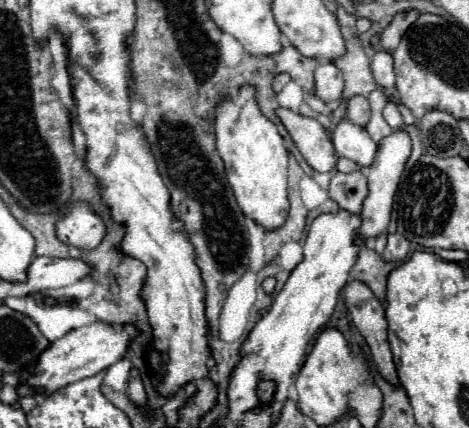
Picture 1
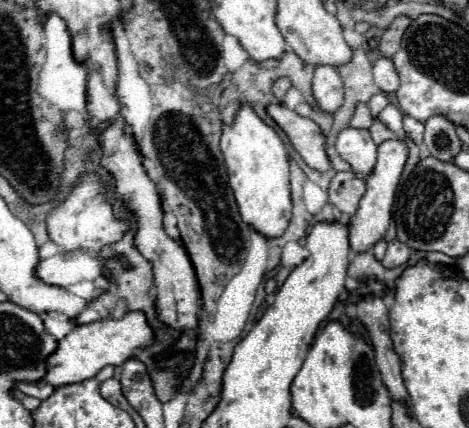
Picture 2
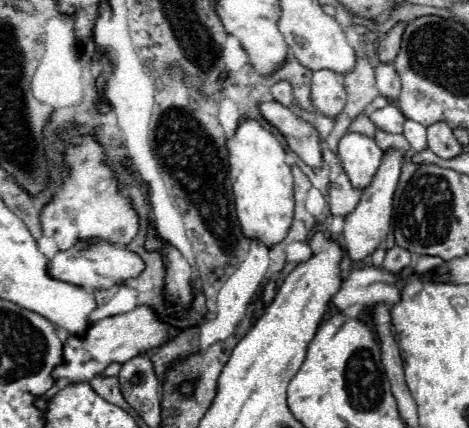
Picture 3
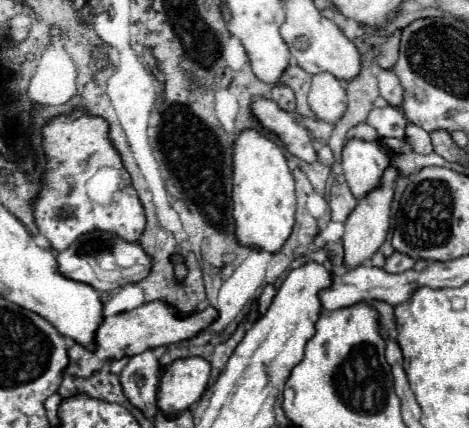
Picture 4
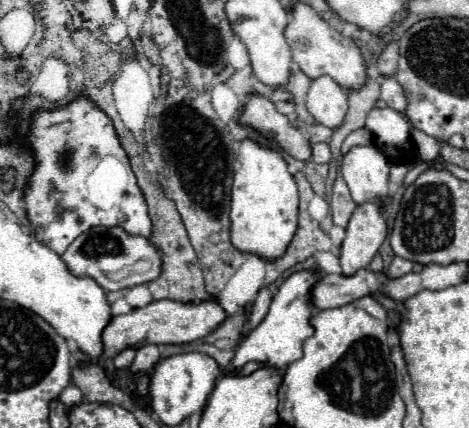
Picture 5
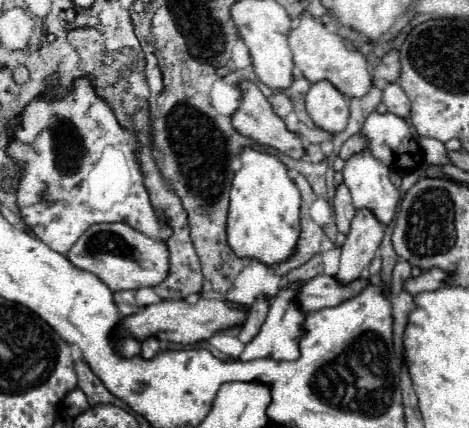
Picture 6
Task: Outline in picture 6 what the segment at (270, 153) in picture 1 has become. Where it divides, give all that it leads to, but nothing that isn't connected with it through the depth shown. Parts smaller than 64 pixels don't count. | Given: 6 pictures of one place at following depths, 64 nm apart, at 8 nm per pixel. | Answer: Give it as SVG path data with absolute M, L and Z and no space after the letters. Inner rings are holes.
M244 148L232 161L238 164L233 167L227 242L238 258L254 258L266 266L276 266L296 250L300 236L300 192L288 178L286 166L272 154Z

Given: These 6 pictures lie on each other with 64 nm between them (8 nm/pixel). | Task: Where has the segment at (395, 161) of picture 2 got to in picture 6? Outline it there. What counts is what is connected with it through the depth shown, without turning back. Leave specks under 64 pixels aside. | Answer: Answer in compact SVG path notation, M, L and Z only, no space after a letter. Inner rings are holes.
M358 210L350 234L342 246L340 270L334 276L340 284L350 284L362 276L370 266L374 252L378 250L384 236L384 226L374 218L370 210Z

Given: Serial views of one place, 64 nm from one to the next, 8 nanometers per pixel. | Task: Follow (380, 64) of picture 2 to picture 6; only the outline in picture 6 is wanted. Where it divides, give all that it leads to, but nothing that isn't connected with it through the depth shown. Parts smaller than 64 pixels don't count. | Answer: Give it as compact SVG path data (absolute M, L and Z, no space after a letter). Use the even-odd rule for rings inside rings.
M388 84L384 88L382 102L386 104L388 112L392 112L392 114L396 114L396 116L400 116L404 120L410 116L410 100L408 100L408 96L404 94L404 90L398 84Z

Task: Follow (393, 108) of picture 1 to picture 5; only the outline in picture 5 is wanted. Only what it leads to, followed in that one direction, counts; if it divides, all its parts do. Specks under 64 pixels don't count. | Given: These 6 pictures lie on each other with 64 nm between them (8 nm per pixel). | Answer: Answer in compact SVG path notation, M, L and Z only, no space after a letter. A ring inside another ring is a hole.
M374 108L366 118L366 128L376 136L374 144L390 162L414 162L416 152L410 138L410 124L404 114L392 108Z

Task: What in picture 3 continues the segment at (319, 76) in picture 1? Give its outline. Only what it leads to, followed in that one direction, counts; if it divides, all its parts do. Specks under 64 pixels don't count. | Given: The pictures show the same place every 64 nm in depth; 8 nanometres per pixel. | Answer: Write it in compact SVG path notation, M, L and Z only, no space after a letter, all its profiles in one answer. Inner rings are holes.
M332 70L314 72L310 100L320 114L336 118L346 104L346 90L342 86L342 78Z

